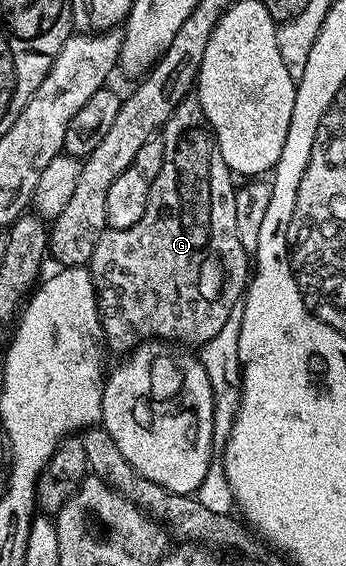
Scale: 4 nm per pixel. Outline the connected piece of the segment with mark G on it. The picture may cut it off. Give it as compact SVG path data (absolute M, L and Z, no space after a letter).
M195 98L182 100L164 122L161 135L165 142L165 162L161 162L161 174L157 174L157 178L150 181L147 189L147 205L141 222L133 222L133 226L128 228L108 228L101 234L89 261L91 281L95 287L95 301L99 307L99 322L103 326L104 337L109 344L111 339L113 347L124 350L136 348L145 340L166 340L180 346L192 346L191 344L202 346L205 342L209 342L209 338L213 338L213 334L217 334L217 330L221 330L221 326L225 326L225 318L229 318L229 314L240 303L249 283L249 254L241 246L237 226L238 206L235 200L237 184L231 181L233 173L227 168L225 159L221 156L214 130L206 120L199 101Z

